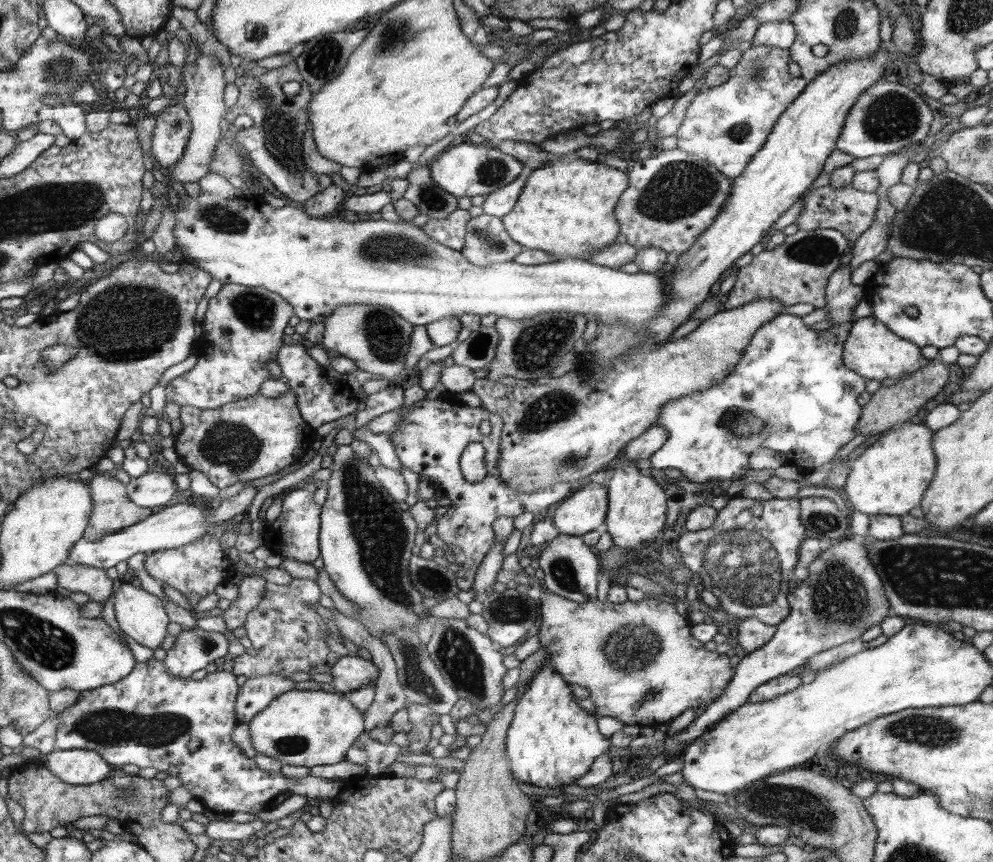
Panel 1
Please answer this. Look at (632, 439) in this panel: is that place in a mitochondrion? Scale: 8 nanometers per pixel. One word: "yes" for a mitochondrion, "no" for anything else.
no

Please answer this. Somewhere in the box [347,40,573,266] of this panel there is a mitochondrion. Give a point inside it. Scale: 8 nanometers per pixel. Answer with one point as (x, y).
(492, 172)

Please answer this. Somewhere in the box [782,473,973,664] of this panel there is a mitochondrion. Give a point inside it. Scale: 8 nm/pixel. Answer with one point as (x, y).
(840, 600)

